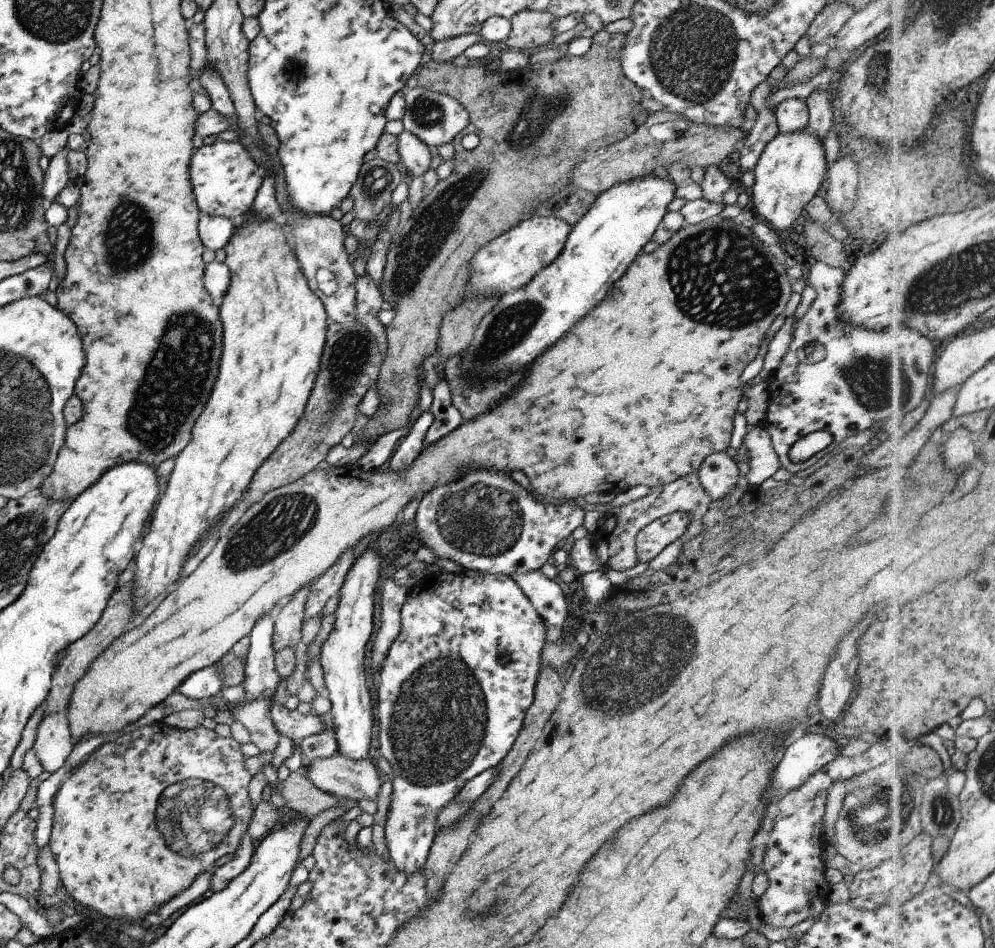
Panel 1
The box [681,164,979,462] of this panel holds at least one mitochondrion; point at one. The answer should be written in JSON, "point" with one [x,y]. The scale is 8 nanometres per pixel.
{"point":[869,377]}

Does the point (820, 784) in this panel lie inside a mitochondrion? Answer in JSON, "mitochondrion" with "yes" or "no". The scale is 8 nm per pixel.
{"mitochondrion":"no"}

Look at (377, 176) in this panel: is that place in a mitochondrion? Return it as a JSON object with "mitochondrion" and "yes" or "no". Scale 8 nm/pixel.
{"mitochondrion":"yes"}

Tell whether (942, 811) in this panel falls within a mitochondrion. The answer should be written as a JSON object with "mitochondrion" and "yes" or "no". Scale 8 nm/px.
{"mitochondrion":"yes"}

